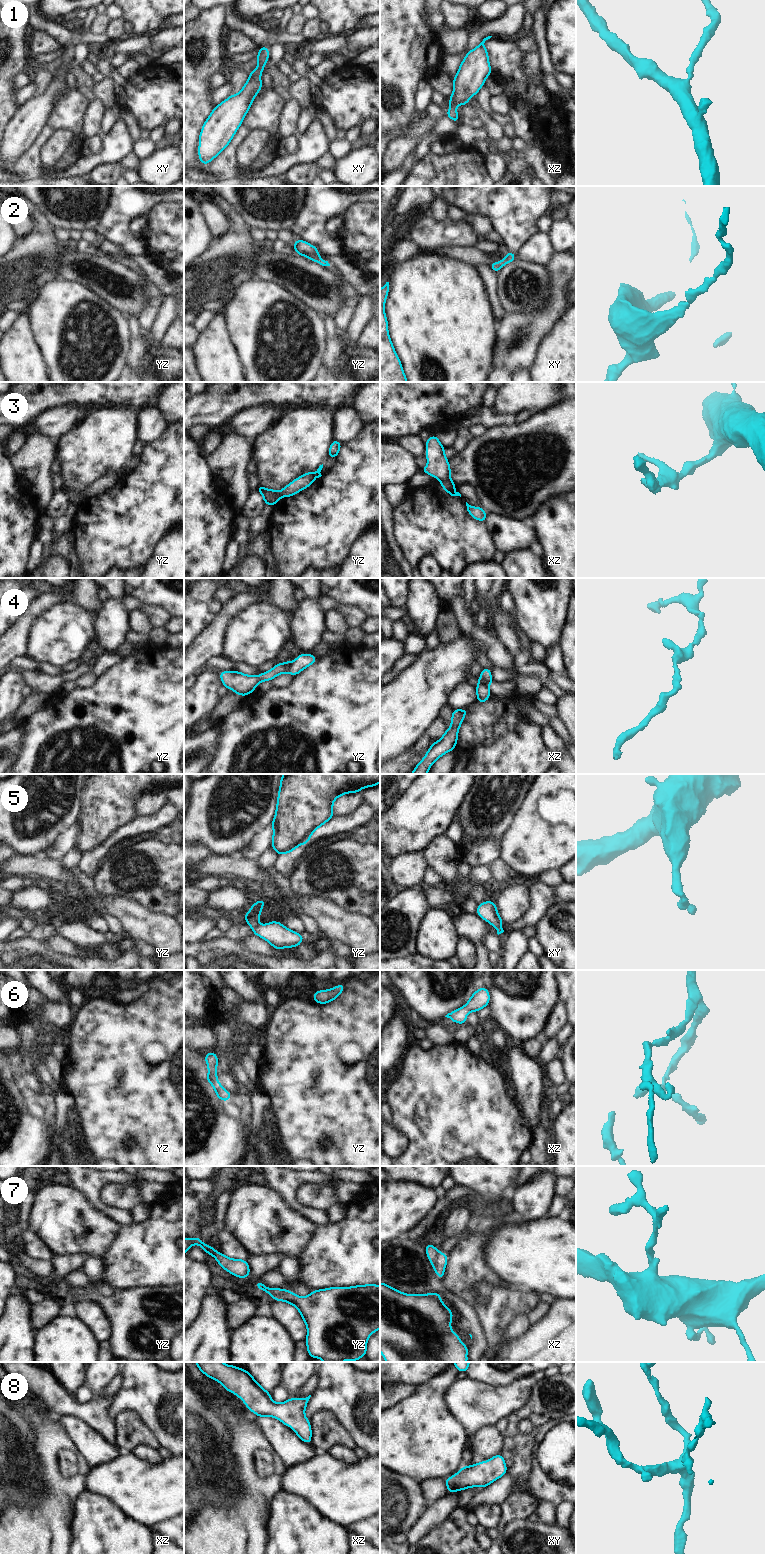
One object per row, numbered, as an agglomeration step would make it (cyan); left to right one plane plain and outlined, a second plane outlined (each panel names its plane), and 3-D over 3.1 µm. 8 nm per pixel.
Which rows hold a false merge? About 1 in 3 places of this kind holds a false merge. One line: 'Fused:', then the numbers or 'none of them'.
Fused: none of them

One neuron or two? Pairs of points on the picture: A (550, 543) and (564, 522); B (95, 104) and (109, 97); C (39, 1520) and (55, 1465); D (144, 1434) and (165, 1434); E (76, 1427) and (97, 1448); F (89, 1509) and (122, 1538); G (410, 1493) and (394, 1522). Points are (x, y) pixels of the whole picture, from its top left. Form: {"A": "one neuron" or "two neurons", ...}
{"A": "one neuron", "B": "two neurons", "C": "one neuron", "D": "two neurons", "E": "one neuron", "F": "one neuron", "G": "one neuron"}

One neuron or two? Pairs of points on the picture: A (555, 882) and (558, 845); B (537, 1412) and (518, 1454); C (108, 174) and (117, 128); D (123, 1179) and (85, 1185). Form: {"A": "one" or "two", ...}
{"A": "two", "B": "one", "C": "two", "D": "one"}

